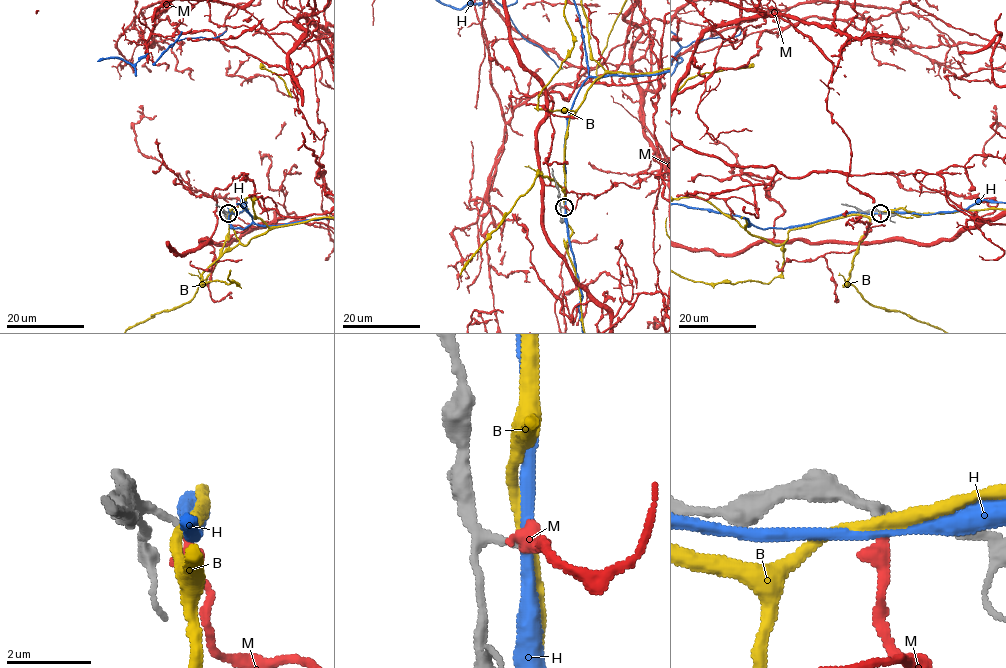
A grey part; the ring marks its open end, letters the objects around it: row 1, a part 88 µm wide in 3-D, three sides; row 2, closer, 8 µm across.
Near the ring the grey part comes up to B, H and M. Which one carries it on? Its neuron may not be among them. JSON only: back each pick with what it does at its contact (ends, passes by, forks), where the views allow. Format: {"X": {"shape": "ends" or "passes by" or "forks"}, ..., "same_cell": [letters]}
{"M": {"shape": "ends"}, "same_cell": ["M"]}

